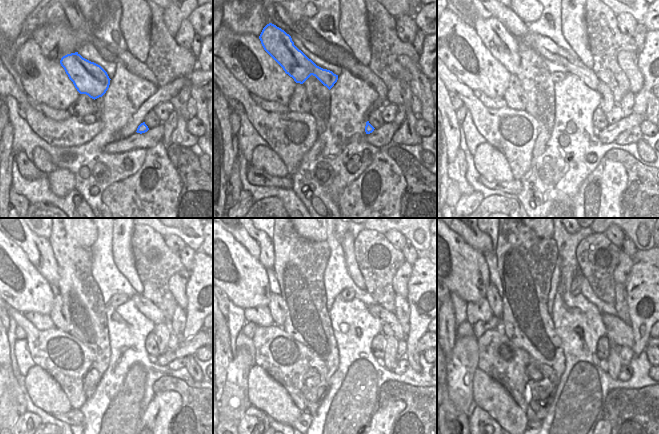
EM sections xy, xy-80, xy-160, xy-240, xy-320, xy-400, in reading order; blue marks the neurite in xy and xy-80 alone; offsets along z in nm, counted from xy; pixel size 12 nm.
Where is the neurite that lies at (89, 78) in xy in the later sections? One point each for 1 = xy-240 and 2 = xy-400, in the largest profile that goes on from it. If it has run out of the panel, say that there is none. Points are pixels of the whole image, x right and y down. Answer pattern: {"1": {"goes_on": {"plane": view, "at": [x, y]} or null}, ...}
{"1": {"goes_on": {"plane": "xy-240", "at": [38, 250]}}, "2": {"goes_on": {"plane": "xy-400", "at": [475, 238]}}}

